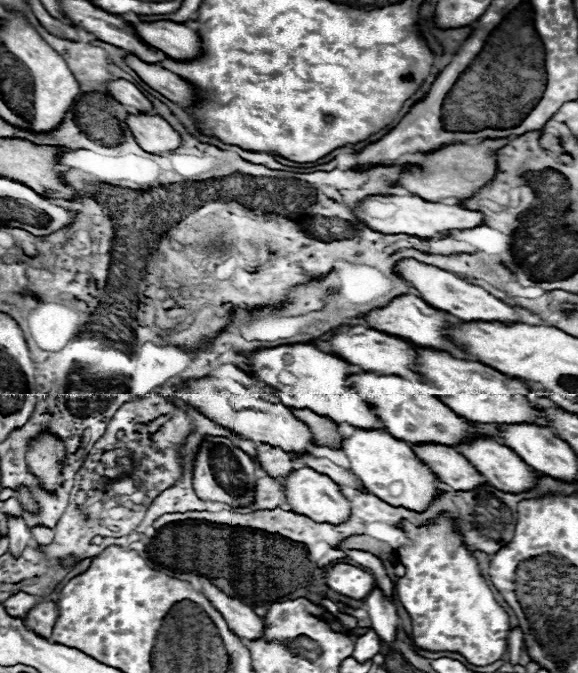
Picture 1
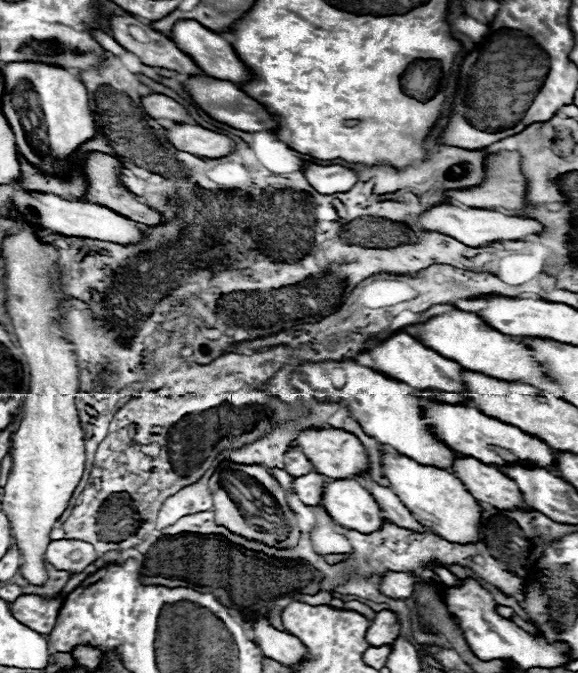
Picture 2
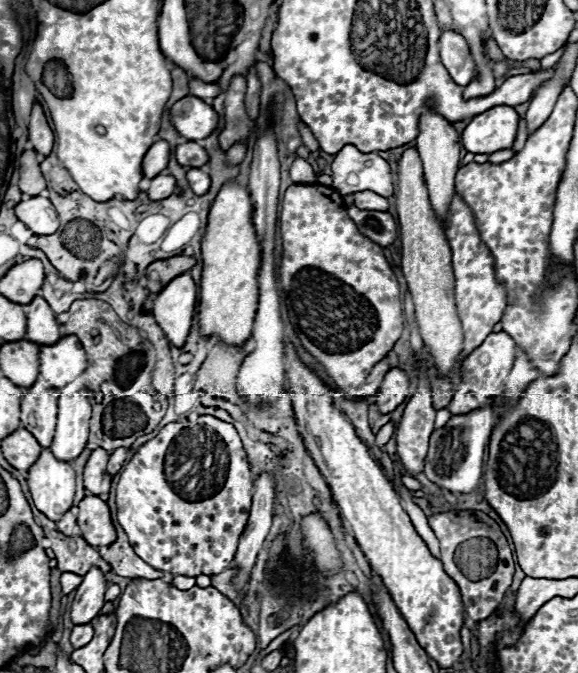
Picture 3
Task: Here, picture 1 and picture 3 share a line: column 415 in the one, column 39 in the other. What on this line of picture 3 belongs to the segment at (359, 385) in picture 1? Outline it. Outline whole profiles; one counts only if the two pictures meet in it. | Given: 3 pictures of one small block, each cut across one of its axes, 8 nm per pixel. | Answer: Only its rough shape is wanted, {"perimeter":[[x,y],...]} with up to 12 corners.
{"perimeter":[[32,386],[20,420],[42,448],[52,444],[58,392]]}

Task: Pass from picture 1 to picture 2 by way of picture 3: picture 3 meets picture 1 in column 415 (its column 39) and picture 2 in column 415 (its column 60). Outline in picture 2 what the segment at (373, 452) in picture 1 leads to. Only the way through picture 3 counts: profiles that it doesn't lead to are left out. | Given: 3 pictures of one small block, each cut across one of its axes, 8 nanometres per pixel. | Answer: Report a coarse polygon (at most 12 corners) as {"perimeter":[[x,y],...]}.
{"perimeter":[[384,454],[392,492],[448,542],[480,540],[482,508],[442,468]]}

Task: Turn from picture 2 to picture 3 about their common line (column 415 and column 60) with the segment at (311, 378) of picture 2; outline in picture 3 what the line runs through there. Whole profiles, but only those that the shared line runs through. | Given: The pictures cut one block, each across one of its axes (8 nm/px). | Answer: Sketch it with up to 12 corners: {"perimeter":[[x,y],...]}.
{"perimeter":[[84,392],[60,394],[50,444],[58,460],[74,460],[88,440]]}

